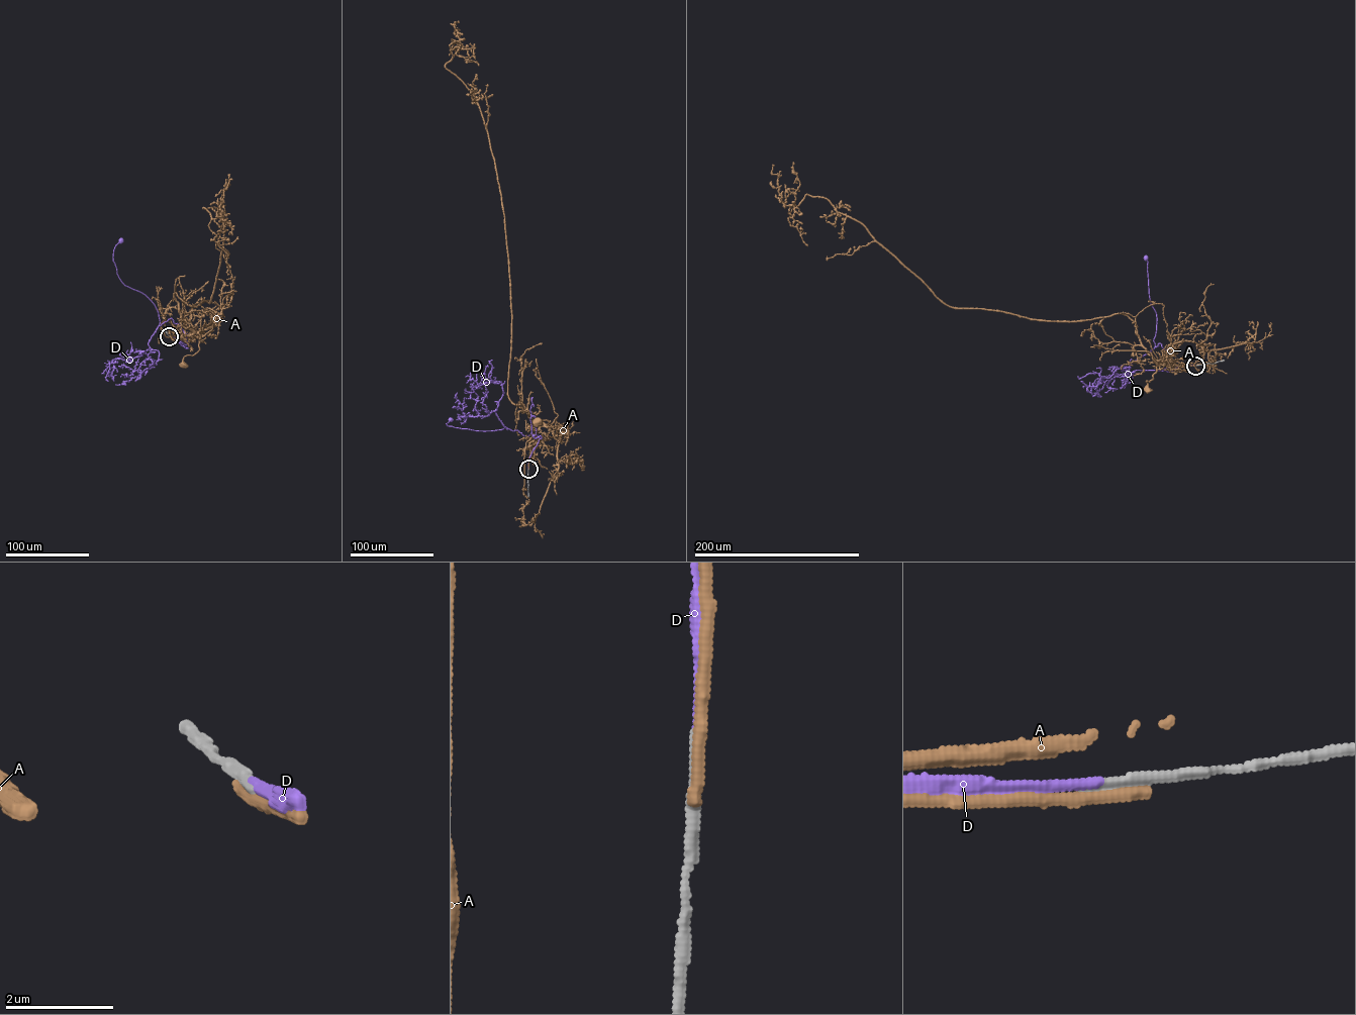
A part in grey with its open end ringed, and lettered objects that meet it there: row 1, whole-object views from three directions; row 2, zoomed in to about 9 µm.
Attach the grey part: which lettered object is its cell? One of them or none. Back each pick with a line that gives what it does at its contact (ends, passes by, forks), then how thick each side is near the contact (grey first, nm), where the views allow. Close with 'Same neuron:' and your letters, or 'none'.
D: it ends there; 200 nm thick on the grey side, 190 nm on the other
Same neuron: D

